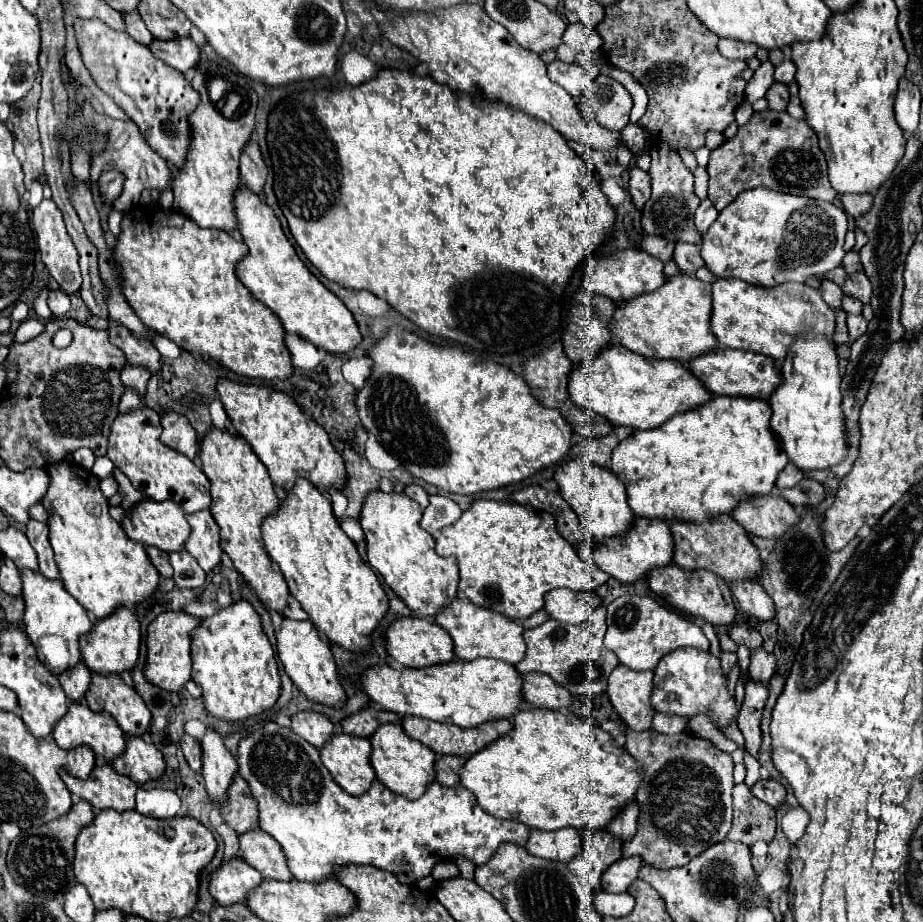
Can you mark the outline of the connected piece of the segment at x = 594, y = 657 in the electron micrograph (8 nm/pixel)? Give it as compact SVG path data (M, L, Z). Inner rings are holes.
M598 608L592 612L592 616L586 620L586 624L564 624L558 620L548 620L536 628L530 628L524 632L524 642L526 642L526 656L522 662L516 664L516 670L526 674L526 672L542 672L548 674L556 684L568 688L574 696L576 694L604 694L606 690L606 680L610 672L618 666L618 658L614 652L610 652L604 644L602 638L606 634L606 608Z

